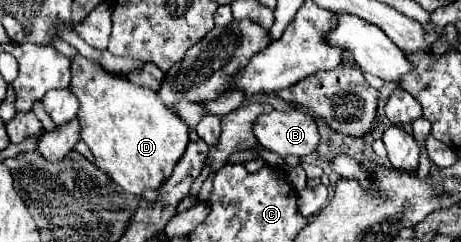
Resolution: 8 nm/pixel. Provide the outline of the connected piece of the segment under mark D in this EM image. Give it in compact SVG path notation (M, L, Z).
M80 54L72 60L70 90L80 100L80 110L78 110L78 118L82 122L80 136L92 150L96 158L96 166L102 172L110 174L110 178L122 190L132 192L138 198L142 198L146 190L158 190L170 178L174 164L178 164L178 160L182 158L182 152L186 150L188 126L162 104L162 100L156 96L154 90L140 88L122 76L106 72L102 66L98 66L92 60L86 60Z

